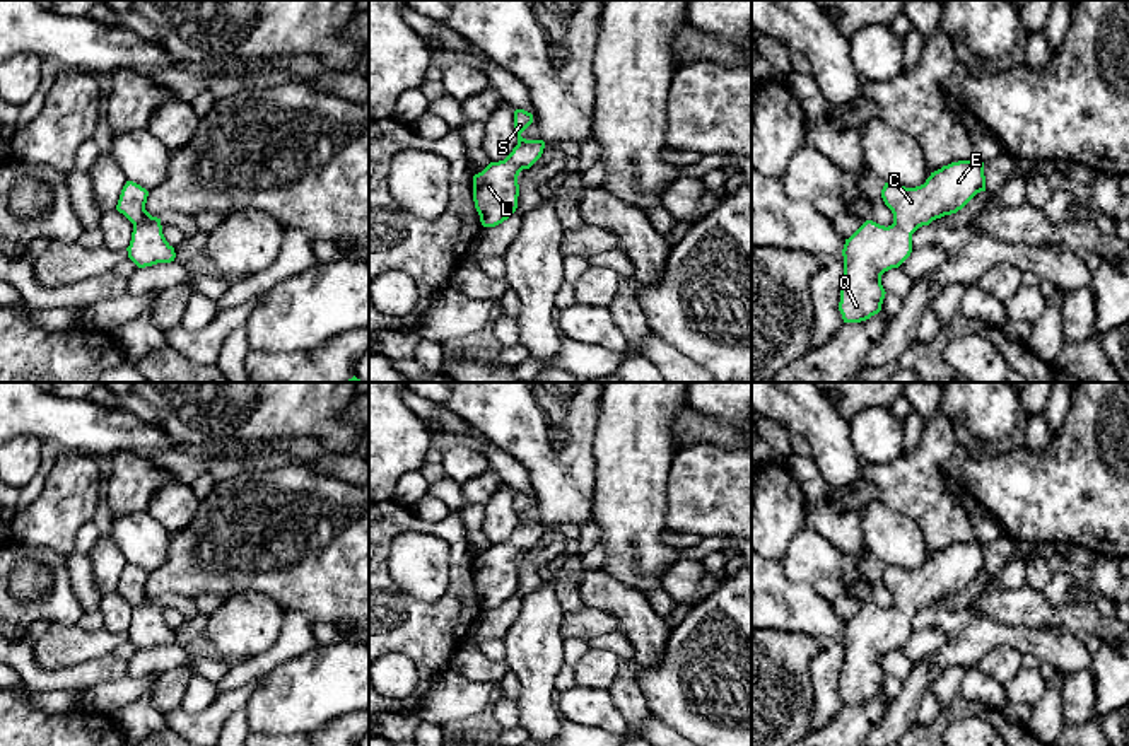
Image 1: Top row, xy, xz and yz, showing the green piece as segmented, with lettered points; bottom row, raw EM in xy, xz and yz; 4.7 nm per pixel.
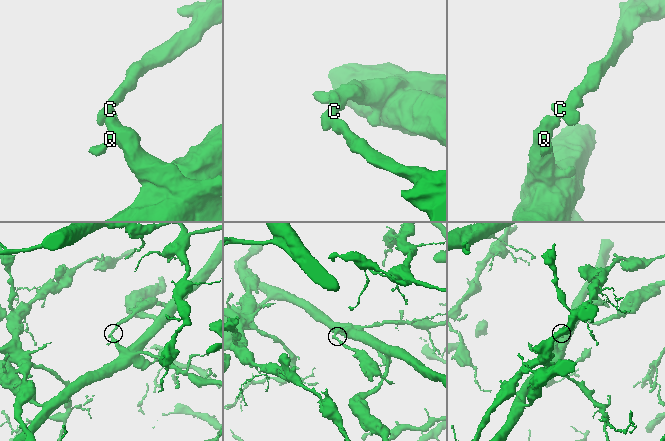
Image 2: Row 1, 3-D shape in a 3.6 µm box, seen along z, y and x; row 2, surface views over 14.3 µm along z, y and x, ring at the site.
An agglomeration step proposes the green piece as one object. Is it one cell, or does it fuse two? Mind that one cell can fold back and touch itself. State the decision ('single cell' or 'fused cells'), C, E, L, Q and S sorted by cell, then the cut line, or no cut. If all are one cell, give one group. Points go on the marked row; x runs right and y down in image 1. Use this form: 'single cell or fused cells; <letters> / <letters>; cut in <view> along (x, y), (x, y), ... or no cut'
single cell; C E L Q S; no cut

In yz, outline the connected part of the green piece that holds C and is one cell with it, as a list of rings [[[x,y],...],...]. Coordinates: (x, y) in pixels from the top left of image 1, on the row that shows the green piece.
[[[979,159],[943,166],[915,188],[885,183],[881,198],[893,213],[893,224],[885,227],[866,220],[842,249],[839,311],[844,323],[861,323],[878,314],[886,294],[881,275],[910,256],[912,234],[936,219],[956,213],[980,191],[986,191],[986,176]]]

